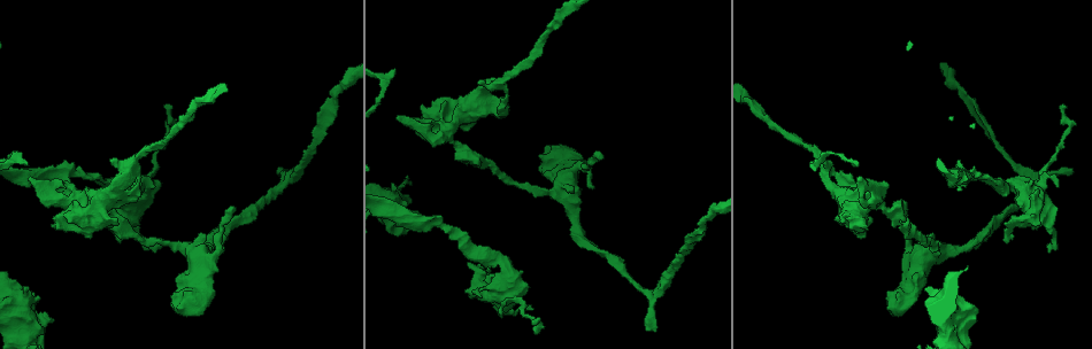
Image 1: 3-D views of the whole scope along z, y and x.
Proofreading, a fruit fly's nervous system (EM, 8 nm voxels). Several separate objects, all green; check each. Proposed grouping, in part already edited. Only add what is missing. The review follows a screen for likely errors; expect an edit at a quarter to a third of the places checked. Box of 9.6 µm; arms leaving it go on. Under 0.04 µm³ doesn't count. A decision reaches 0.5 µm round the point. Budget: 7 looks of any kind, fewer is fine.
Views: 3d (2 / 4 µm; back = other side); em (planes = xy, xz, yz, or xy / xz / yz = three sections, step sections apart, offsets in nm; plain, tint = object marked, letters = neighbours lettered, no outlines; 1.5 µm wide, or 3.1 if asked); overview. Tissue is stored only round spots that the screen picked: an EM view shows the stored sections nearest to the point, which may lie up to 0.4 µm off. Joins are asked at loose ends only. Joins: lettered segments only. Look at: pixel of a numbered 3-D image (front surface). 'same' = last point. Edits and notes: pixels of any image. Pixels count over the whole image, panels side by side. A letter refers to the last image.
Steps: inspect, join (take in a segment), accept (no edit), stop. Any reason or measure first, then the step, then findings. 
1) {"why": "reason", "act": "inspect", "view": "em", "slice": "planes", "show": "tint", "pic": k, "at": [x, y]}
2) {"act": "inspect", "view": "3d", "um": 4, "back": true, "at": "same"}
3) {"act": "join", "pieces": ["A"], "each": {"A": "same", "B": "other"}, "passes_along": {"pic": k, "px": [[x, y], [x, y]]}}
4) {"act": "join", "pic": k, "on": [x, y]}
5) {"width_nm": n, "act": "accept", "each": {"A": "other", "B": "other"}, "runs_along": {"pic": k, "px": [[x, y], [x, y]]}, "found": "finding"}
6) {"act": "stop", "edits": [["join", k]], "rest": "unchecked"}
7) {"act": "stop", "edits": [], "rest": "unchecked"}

{"why": "an open end", "act": "inspect", "view": "em", "slice": "planes", "show": "letters", "pic": 1, "at": [857, 181]}

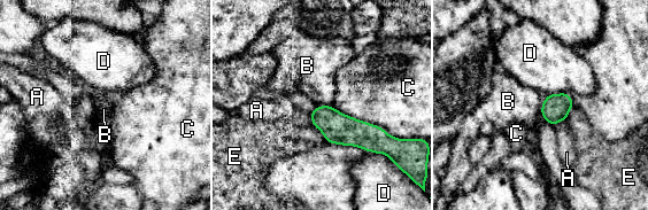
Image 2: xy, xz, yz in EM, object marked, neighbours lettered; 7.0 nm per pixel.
{"act": "accept", "each": {"A": "other", "B": "other", "C": "other", "D": "other", "E": "other"}, "border": {"pic": 2, "px": [[317, 104], [329, 104], [331, 107]]}, "found": "no lettered segment goes on from it"}

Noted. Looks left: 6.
{"why": "thick end", "act": "inspect", "view": "em", "slice": "planes", "show": "tint", "pic": 1, "at": [838, 222]}

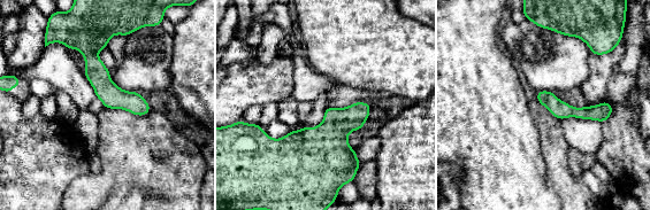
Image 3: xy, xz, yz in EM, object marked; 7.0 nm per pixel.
{"why": "what lies round it", "act": "inspect", "view": "em", "slice": "planes", "show": "letters", "at": "same"}

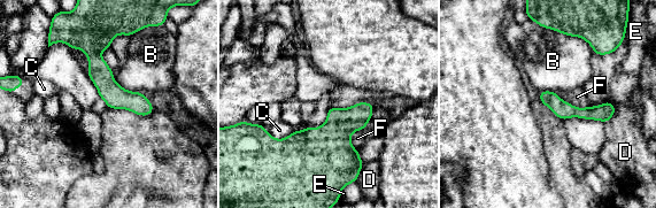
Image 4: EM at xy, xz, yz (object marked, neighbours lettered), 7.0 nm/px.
{"act": "accept", "each": {"B": "other", "C": "other", "D": "other", "E": "other", "F": "other"}, "border": {"pic": 4, "px": [[112, 72], [123, 87], [141, 92]]}, "found": "none of them fits"}

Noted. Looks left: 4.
{"why": "an open end", "act": "inspect", "view": "em", "slice": "planes", "show": "tint", "pic": 1, "at": [647, 331]}

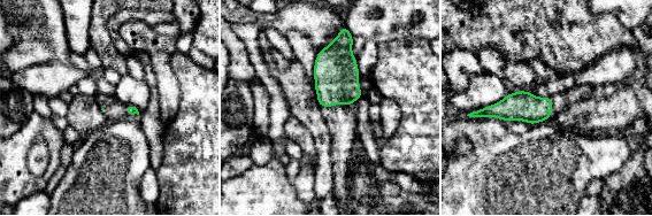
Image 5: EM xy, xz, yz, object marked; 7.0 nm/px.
{"act": "inspect", "view": "em", "slice": "planes", "show": "letters", "at": "same"}

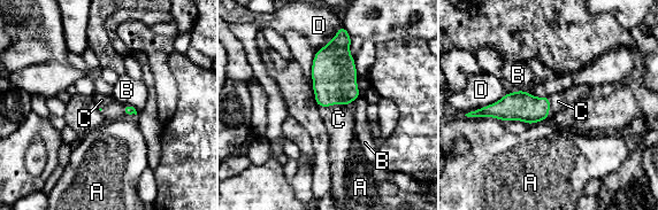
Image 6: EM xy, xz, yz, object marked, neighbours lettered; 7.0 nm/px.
{"act": "join", "pieces": ["C"], "each": {"A": "other", "B": "other", "C": "same", "D": "other"}, "found": "it goes on there"}

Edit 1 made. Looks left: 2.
{"act": "stop", "edits": [["join", 6]], "rest": "unchecked"}

